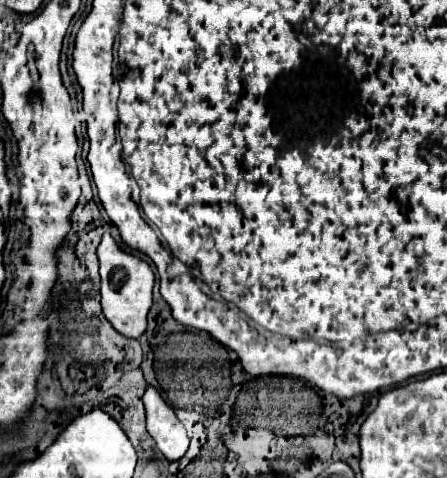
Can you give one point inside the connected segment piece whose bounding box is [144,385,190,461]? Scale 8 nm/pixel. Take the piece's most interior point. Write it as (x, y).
(171, 439)

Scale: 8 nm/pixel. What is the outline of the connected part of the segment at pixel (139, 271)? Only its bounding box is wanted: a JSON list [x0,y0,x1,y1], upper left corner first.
[98,233,154,337]

